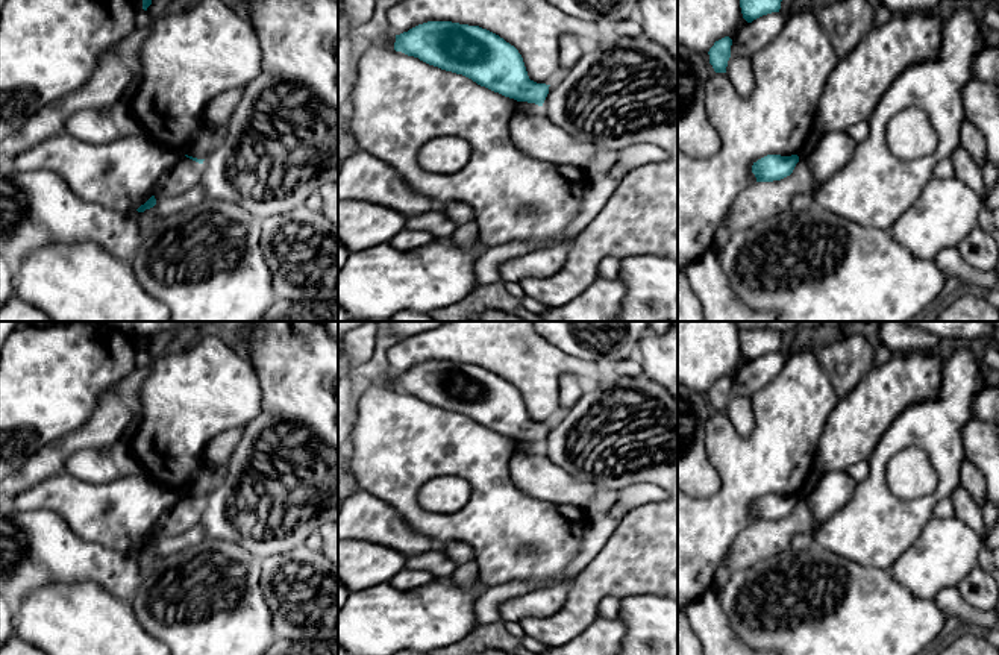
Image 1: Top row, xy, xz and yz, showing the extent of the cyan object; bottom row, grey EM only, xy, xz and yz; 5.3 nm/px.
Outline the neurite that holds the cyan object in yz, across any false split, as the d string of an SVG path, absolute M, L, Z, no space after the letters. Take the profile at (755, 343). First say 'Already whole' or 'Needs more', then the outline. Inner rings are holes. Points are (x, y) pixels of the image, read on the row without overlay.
Already whole. M740 329L740 347L743 358L747 362L753 359L772 353L779 352L782 341L782 332L772 329Z

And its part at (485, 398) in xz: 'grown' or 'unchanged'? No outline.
unchanged

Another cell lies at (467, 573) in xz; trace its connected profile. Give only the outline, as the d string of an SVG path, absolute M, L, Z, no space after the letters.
M474 558L465 561L462 566L456 567L452 575L456 585L462 588L470 588L473 582L479 579L479 566Z

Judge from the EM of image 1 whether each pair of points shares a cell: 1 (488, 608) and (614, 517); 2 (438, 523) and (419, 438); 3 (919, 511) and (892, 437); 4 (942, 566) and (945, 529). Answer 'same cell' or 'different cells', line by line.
1: same cell
2: same cell
3: same cell
4: same cell

